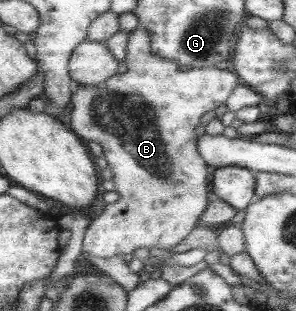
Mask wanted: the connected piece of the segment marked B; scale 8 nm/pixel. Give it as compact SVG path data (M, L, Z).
M135 27L127 36L127 47L129 55L125 63L129 66L126 72L112 74L109 78L101 81L98 85L87 86L74 84L72 93L70 94L71 110L69 110L69 130L73 131L83 142L96 142L101 146L103 158L107 162L107 168L113 175L112 181L115 186L115 192L119 195L119 199L113 203L107 203L103 211L94 219L91 219L85 229L82 239L82 253L95 258L111 258L113 256L125 255L133 253L133 250L151 248L159 248L160 250L171 250L177 247L179 242L183 241L187 235L193 230L199 215L207 204L207 165L200 157L196 147L195 128L199 124L199 118L203 113L209 112L217 106L224 104L227 95L235 88L239 82L237 75L230 69L219 69L205 65L203 68L191 68L179 71L176 62L164 59L151 53L149 50L149 36L147 30Z

